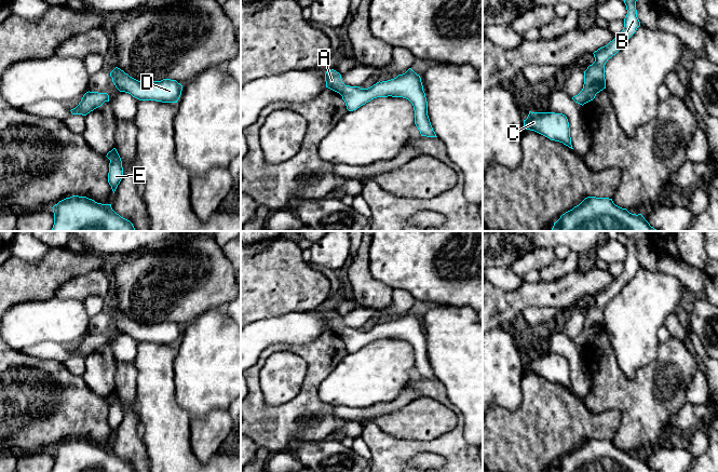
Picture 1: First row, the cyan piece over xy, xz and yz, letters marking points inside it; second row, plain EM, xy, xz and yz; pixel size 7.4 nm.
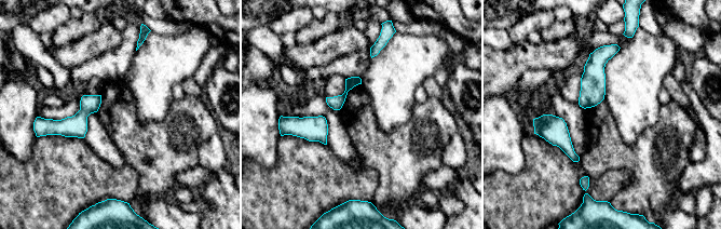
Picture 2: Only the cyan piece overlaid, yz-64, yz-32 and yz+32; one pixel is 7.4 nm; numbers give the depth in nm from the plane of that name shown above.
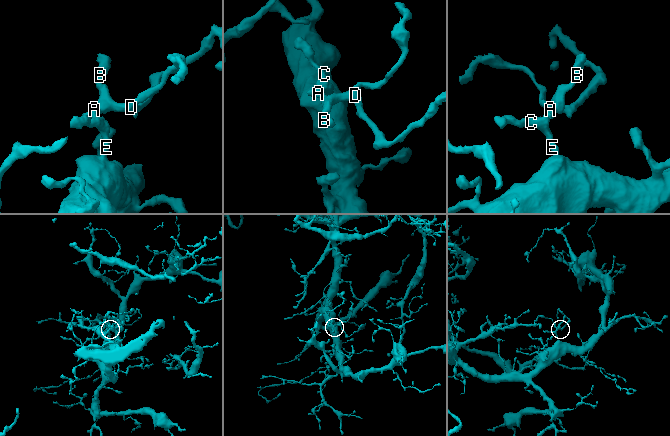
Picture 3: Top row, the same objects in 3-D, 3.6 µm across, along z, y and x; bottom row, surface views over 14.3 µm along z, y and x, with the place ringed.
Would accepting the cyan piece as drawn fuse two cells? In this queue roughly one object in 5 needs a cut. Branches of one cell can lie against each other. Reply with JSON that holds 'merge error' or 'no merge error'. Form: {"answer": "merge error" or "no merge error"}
{"answer": "no merge error"}

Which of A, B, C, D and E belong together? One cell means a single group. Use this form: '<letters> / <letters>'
A B C D E

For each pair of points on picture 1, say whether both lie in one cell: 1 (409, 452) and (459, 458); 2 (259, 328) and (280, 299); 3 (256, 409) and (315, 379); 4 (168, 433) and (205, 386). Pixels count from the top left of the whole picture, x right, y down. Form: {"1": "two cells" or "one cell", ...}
{"1": "one cell", "2": "two cells", "3": "one cell", "4": "two cells"}

